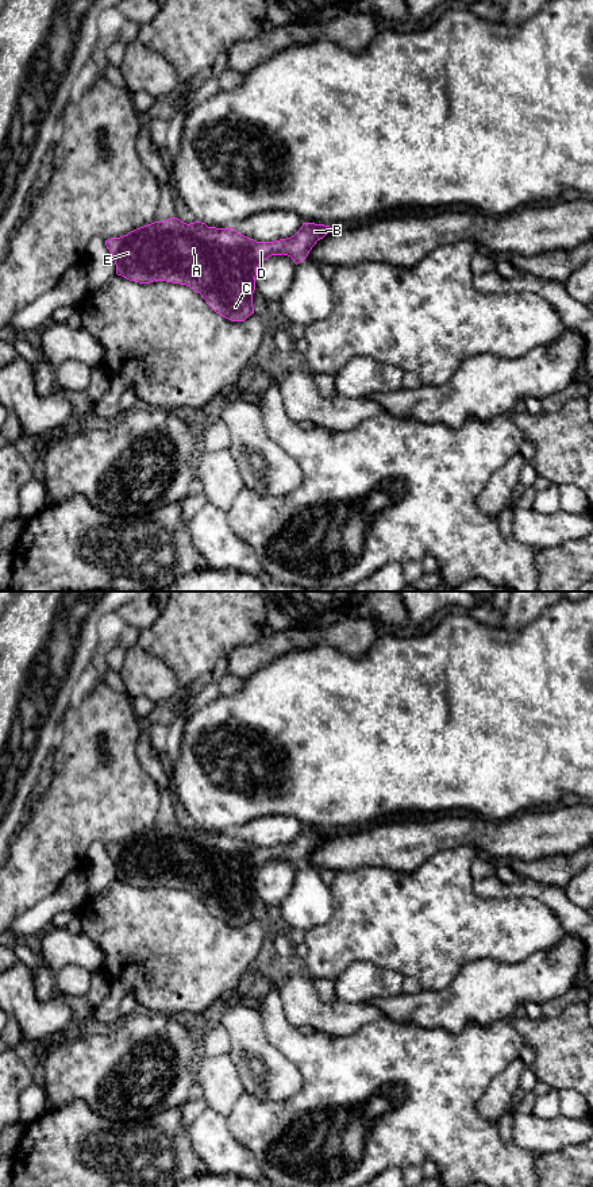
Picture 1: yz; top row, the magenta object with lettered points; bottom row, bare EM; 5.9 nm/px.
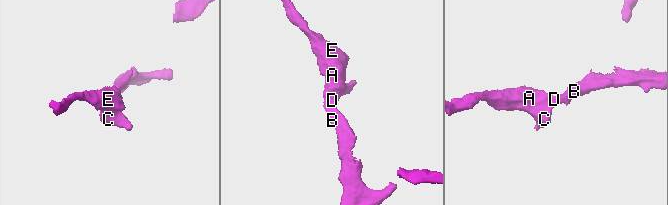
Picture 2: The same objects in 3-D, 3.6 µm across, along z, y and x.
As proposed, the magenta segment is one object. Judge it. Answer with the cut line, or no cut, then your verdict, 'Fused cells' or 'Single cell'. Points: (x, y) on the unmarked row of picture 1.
No split. Single cell

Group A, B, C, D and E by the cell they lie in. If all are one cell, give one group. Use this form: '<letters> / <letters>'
A B C D E

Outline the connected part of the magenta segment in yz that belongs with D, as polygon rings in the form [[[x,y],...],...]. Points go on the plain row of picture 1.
[[[177,822],[136,833],[105,845],[116,879],[139,889],[166,886],[186,890],[231,926],[251,918],[258,871],[272,860],[288,860],[297,870],[331,832],[303,828],[290,843],[257,847],[232,832],[186,829]]]

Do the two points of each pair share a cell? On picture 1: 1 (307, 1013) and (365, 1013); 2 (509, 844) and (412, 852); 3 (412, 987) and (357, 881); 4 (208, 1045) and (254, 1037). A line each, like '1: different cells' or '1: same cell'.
1: same cell
2: same cell
3: different cells
4: different cells

